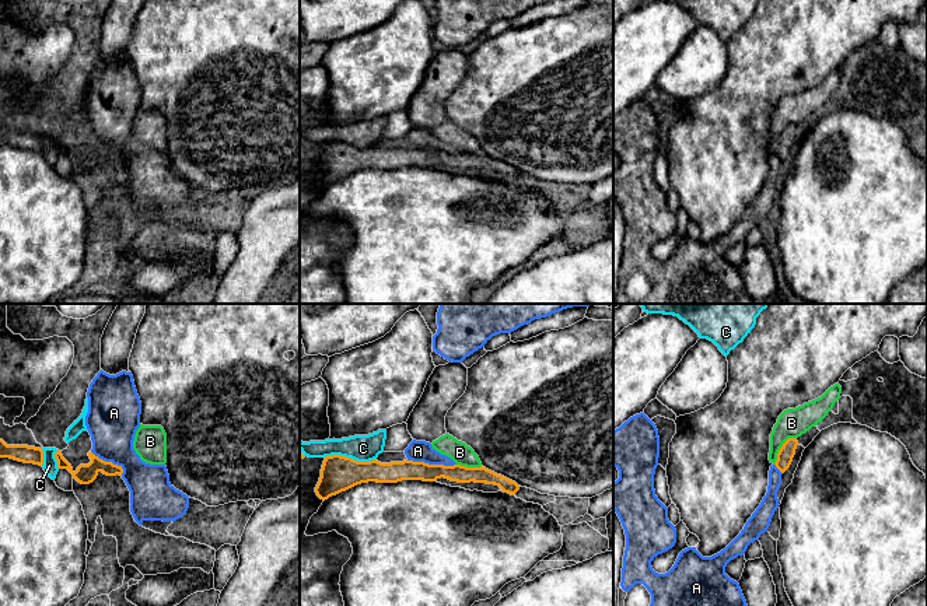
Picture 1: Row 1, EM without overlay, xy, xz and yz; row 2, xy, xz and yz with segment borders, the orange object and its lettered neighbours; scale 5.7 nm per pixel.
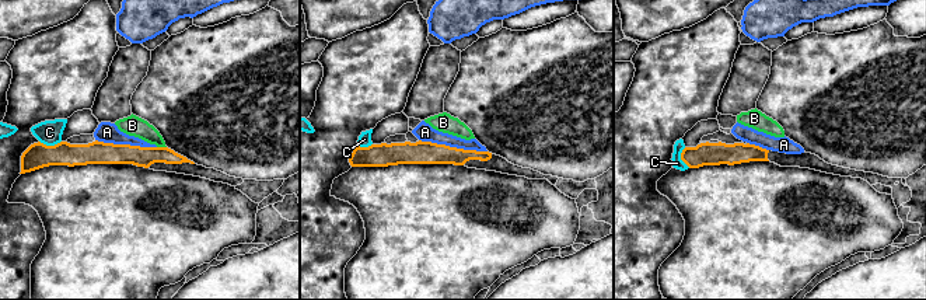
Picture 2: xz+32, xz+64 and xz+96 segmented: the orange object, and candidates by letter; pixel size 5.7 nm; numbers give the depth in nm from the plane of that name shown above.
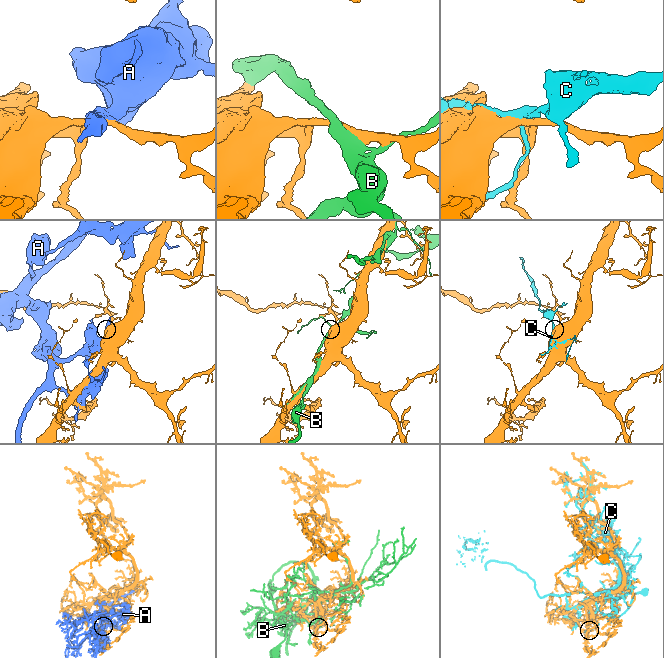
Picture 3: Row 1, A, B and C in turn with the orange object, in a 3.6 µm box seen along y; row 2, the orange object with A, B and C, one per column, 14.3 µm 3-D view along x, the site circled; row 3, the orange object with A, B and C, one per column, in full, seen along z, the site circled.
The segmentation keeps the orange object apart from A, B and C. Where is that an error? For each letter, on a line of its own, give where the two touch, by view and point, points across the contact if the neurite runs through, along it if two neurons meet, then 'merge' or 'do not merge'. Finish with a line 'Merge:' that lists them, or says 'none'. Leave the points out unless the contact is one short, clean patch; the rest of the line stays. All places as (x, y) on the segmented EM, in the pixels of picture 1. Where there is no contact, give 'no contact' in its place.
A: meets orange in xz at (431, 465); do not merge
B: meets orange in yz at (780, 448); do not merge
C: meets orange in xz at (350, 458); do not merge
Merge: none

